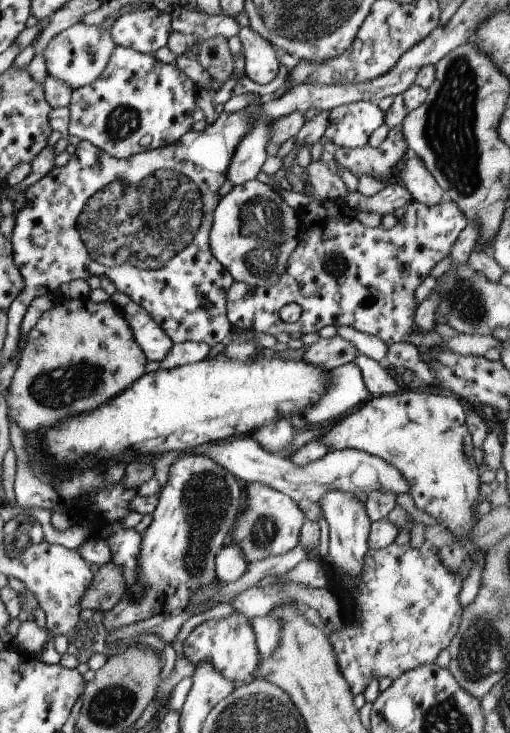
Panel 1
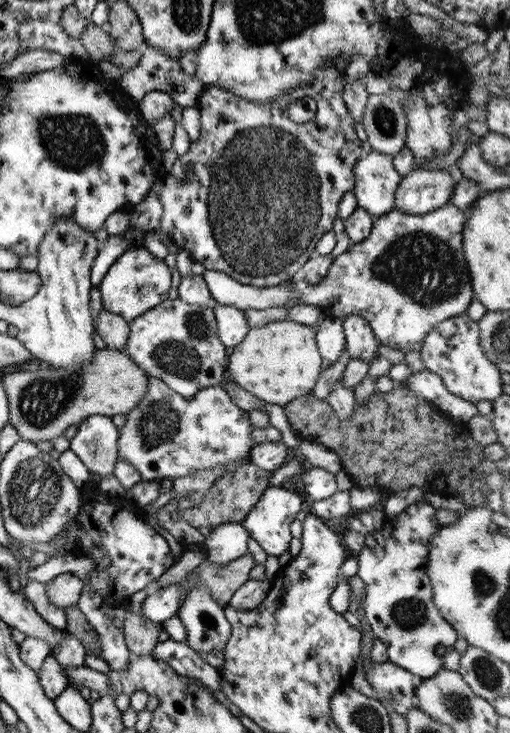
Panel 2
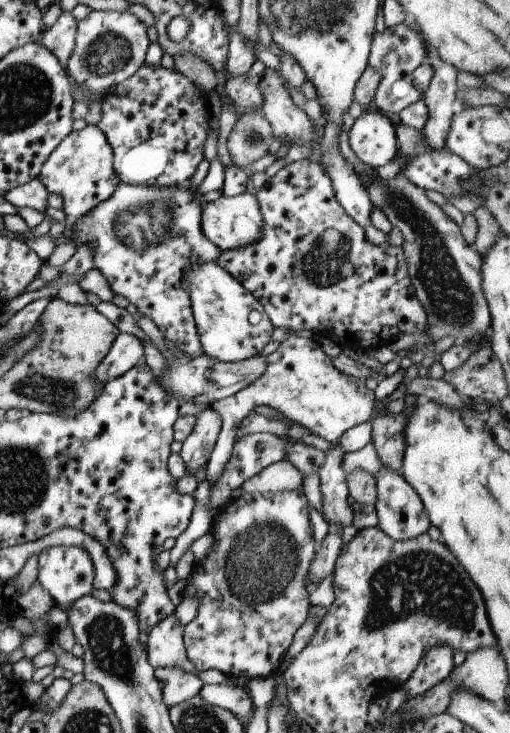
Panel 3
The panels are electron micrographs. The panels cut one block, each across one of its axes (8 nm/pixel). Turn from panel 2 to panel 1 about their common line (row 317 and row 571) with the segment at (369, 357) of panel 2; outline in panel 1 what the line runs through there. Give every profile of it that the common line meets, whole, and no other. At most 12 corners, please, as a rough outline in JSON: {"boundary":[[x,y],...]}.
{"boundary":[[347,492],[319,502],[329,559],[358,580],[371,528],[365,504]]}

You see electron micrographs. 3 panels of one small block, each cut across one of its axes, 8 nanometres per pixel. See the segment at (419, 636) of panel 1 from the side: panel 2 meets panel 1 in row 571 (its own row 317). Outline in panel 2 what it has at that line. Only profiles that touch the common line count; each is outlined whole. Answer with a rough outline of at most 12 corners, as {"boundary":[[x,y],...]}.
{"boundary":[[394,210],[298,304],[419,352],[467,312],[466,218]]}

